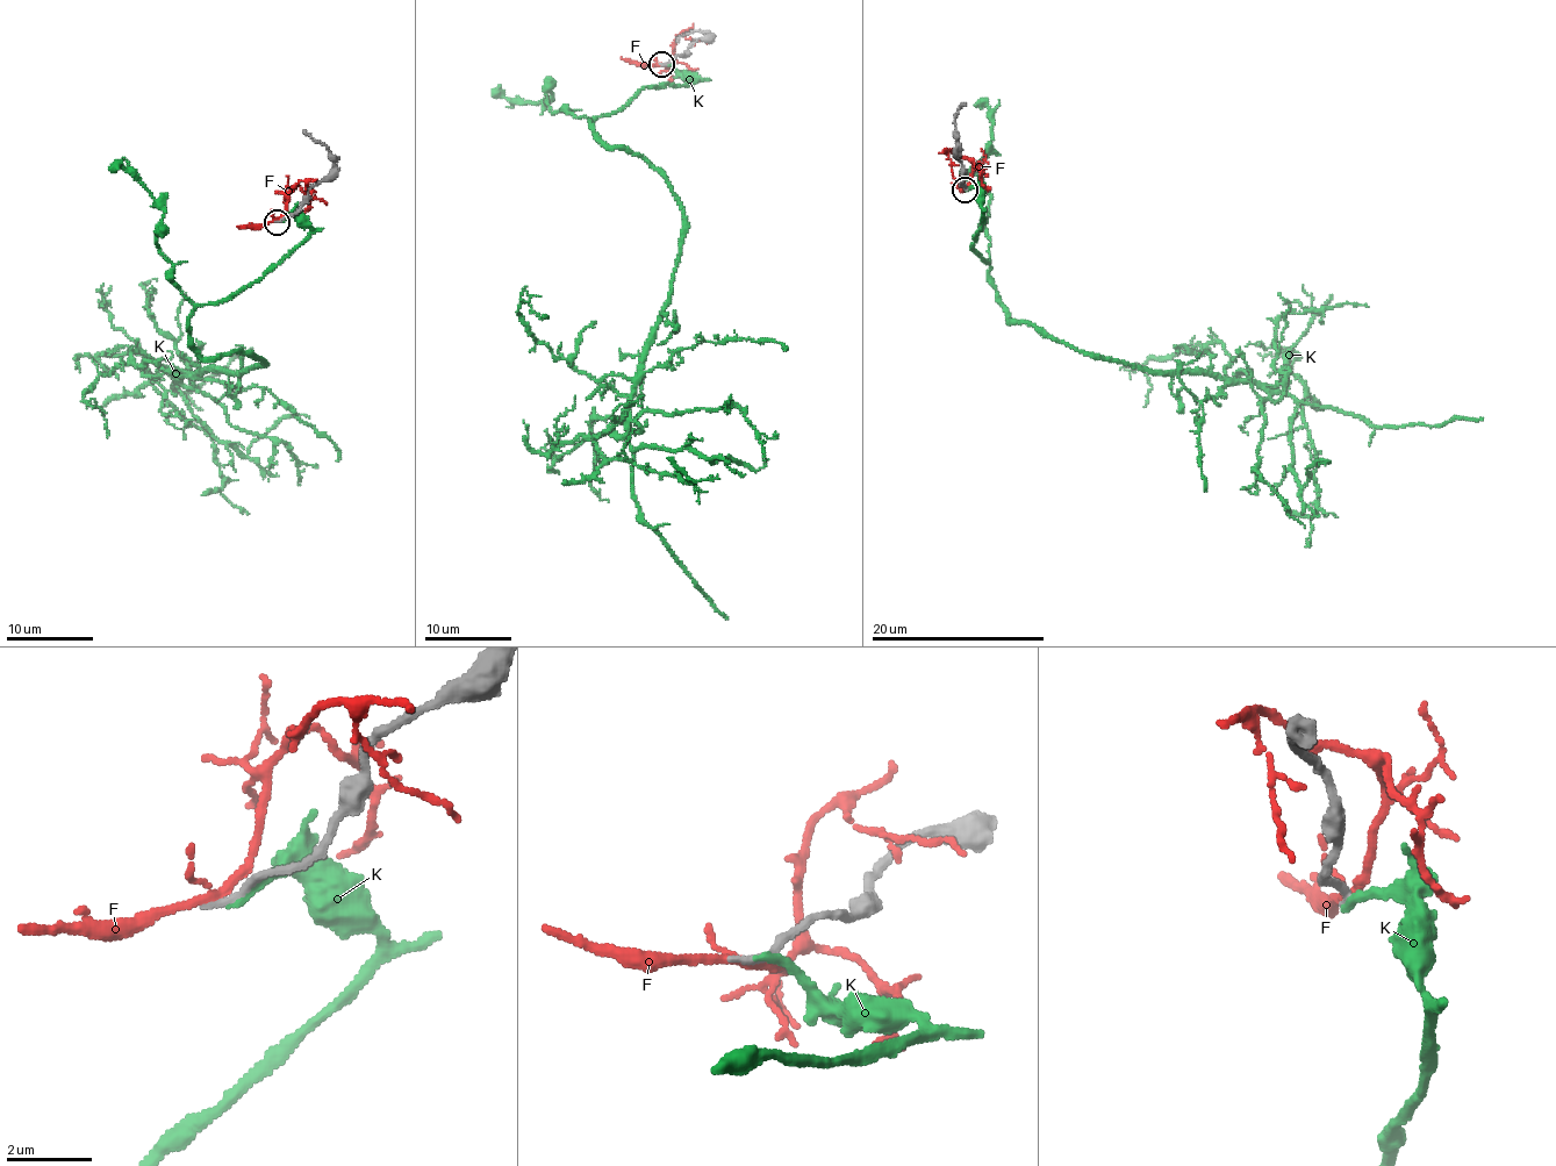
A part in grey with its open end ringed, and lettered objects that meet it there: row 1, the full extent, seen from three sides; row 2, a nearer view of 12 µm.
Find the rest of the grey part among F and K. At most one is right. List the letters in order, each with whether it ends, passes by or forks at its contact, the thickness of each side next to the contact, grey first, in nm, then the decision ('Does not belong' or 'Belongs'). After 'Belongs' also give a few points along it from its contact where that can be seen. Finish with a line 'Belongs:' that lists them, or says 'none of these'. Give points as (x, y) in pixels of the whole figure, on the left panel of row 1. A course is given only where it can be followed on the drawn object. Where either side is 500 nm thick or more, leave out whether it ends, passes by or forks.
F: It forks there. Thickness 200 nm (grey) against 170 nm. Does not belong
K: It ends there. Thickness 240 nm (grey) against 200 nm. Does not belong
Belongs: none of these

